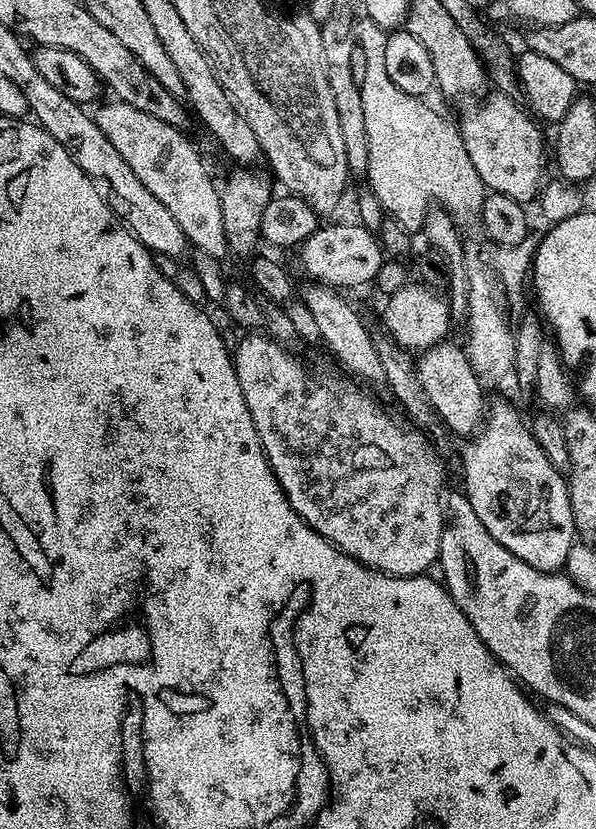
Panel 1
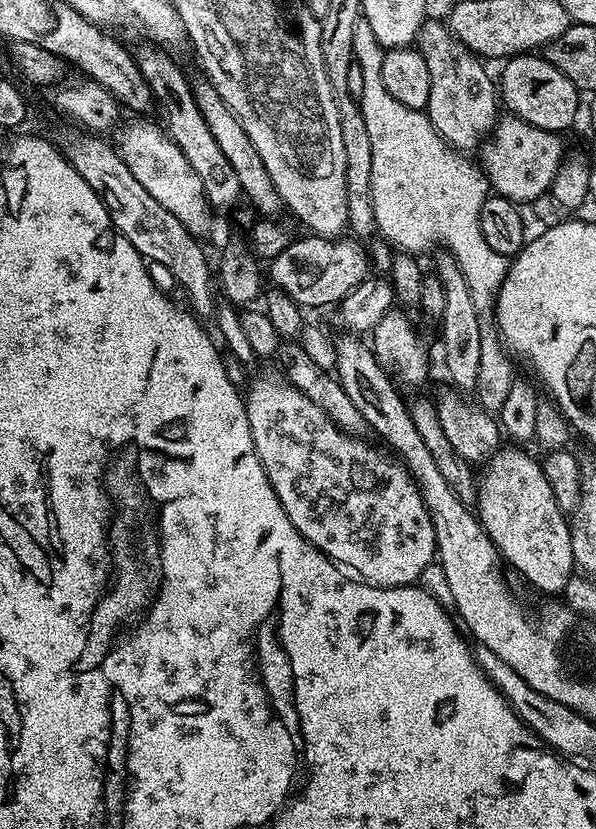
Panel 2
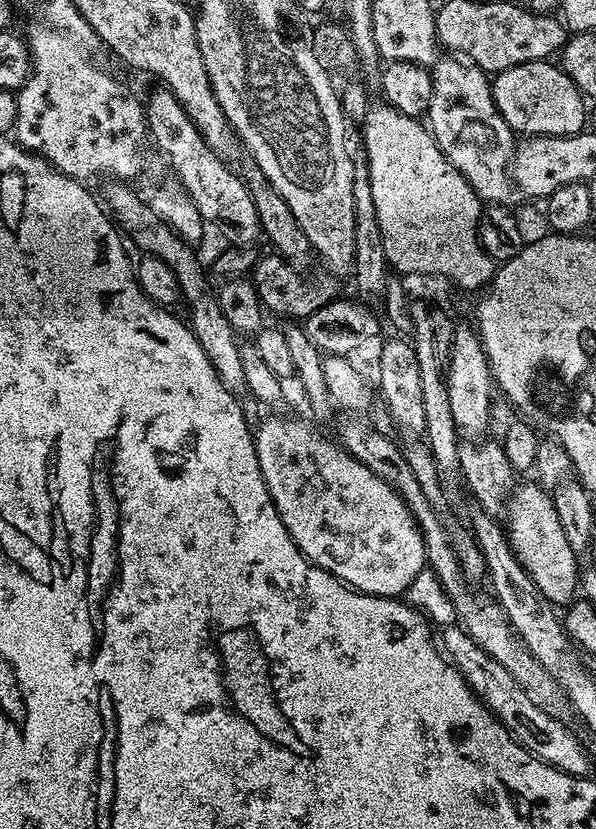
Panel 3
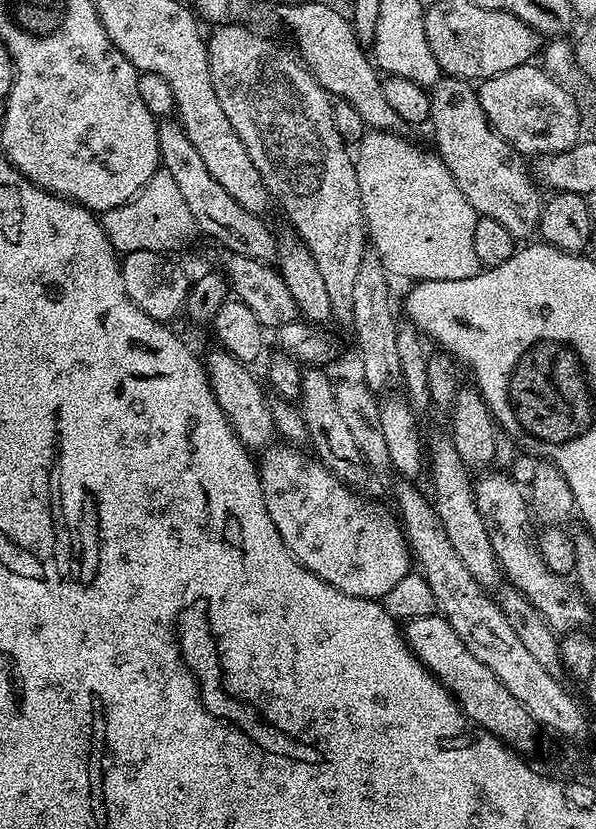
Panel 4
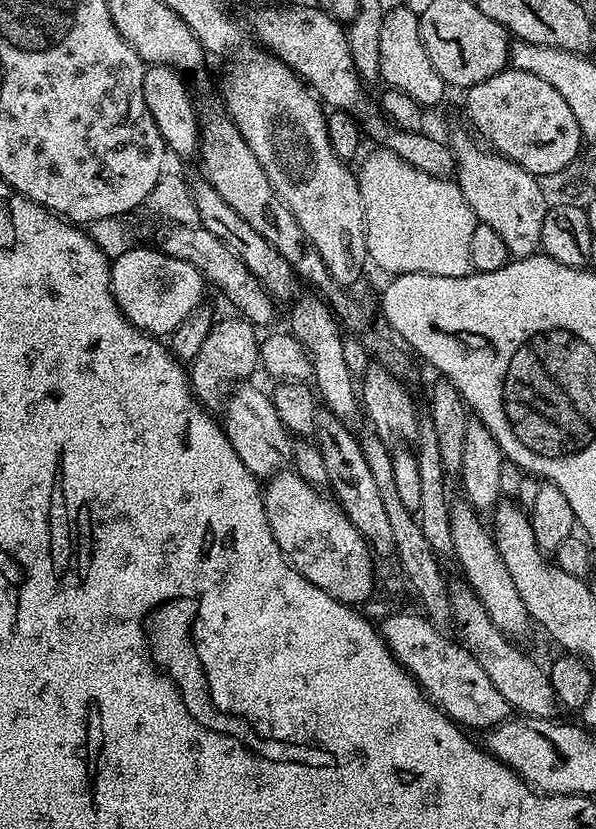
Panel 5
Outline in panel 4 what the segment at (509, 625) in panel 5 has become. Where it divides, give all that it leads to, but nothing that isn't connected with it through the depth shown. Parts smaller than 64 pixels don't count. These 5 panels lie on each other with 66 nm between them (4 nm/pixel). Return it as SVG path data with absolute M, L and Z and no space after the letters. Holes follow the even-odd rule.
M451 437L438 438L433 442L432 448L429 447L428 470L429 473L432 472L434 488L432 503L448 539L452 541L452 546L476 582L487 590L494 589L498 580L502 578L502 570L494 554L489 535L486 534L484 519L478 512L473 477L456 452Z

